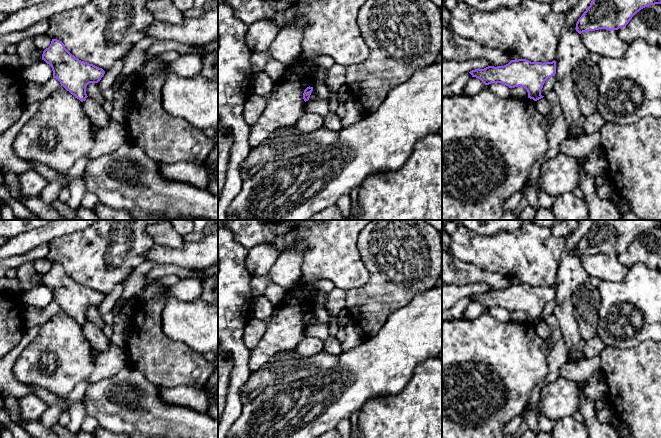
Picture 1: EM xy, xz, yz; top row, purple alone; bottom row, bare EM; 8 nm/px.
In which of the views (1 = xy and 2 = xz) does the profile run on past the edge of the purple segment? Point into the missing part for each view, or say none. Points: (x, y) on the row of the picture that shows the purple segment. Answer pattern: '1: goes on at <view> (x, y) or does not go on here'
1: does not go on here
2: does not go on here

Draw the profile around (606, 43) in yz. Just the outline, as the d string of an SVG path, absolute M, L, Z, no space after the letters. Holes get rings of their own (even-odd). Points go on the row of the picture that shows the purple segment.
M599 29L595 31L583 32L580 34L581 41L589 53L597 53L601 57L620 58L622 57L629 46L619 36L617 30Z

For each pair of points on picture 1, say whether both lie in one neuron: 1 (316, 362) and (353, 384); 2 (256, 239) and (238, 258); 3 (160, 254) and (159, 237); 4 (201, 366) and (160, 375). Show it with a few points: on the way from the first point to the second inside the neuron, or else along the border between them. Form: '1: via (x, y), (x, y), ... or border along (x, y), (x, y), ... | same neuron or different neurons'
1: border along (338, 356), (338, 361), (332, 367), (305, 377) | different neurons
2: border along (231, 231), (234, 238), (249, 250) | different neurons
3: border along (155, 244), (182, 247) | different neurons
4: via (191, 366), (170, 366) | same neuron

